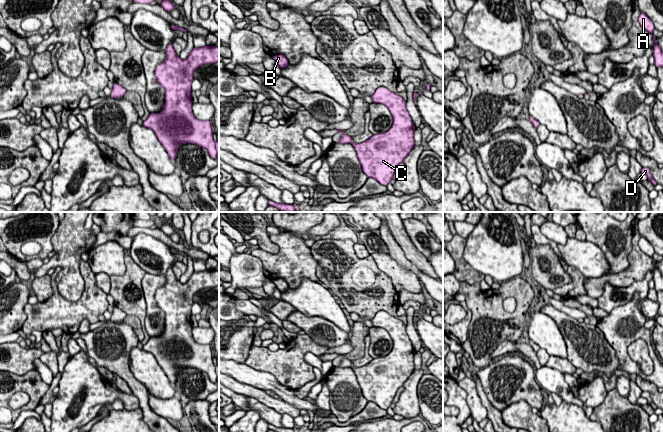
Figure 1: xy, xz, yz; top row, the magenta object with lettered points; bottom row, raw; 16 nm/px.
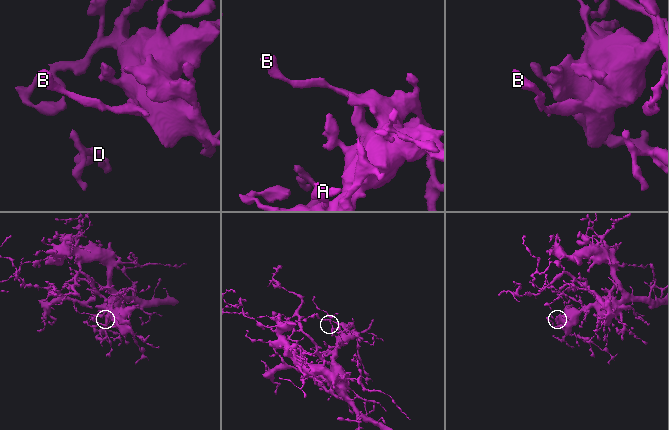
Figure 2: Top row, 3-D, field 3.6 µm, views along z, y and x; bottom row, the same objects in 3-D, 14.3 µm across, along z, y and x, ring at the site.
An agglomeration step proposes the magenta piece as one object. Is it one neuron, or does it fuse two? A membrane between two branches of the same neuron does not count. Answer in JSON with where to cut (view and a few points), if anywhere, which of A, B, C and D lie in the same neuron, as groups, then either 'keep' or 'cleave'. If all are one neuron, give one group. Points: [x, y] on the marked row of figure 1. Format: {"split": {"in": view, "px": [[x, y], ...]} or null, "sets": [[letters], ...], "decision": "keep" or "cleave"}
{"split": null, "sets": [["A", "B", "C", "D"]], "decision": "keep"}

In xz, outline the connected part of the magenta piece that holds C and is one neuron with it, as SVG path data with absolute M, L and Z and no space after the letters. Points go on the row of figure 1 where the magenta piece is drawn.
M381 86L371 98L373 103L385 105L392 114L393 124L388 131L374 134L359 144L354 143L352 138L343 132L344 130L335 129L335 132L343 133L337 143L350 143L354 147L367 177L387 186L397 166L415 146L415 126L406 108L406 101L398 94Z

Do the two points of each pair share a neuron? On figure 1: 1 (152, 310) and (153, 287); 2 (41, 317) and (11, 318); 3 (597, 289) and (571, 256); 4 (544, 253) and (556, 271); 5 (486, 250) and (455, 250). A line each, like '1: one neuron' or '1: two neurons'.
1: one neuron
2: two neurons
3: two neurons
4: one neuron
5: two neurons

